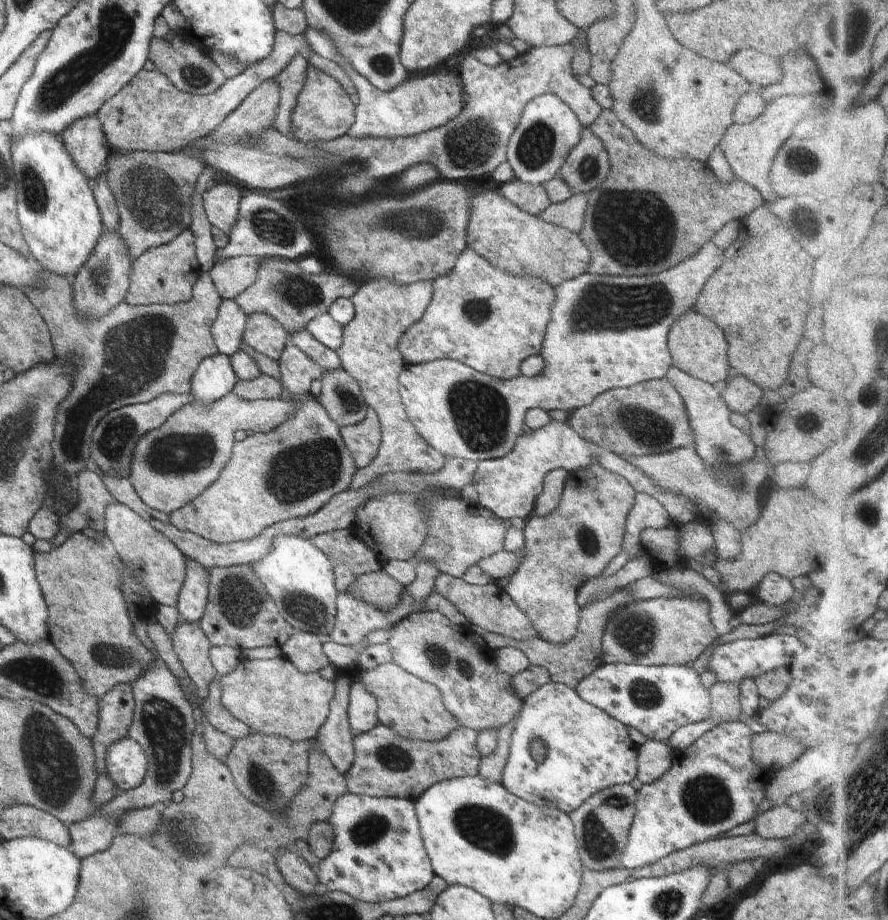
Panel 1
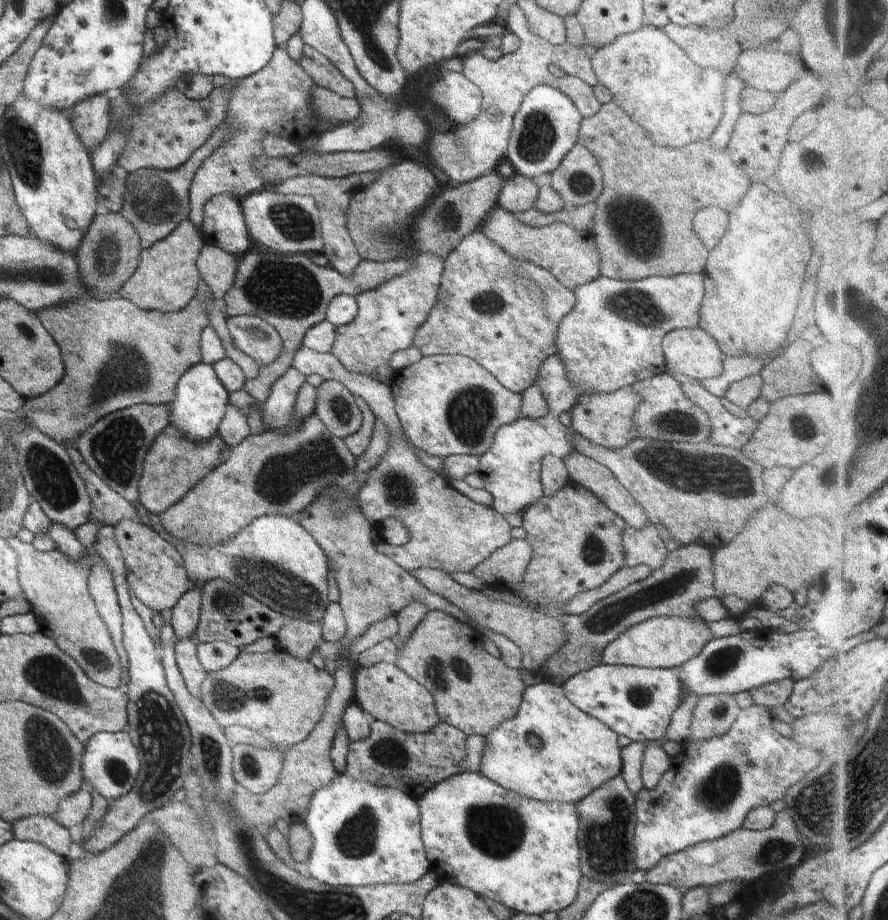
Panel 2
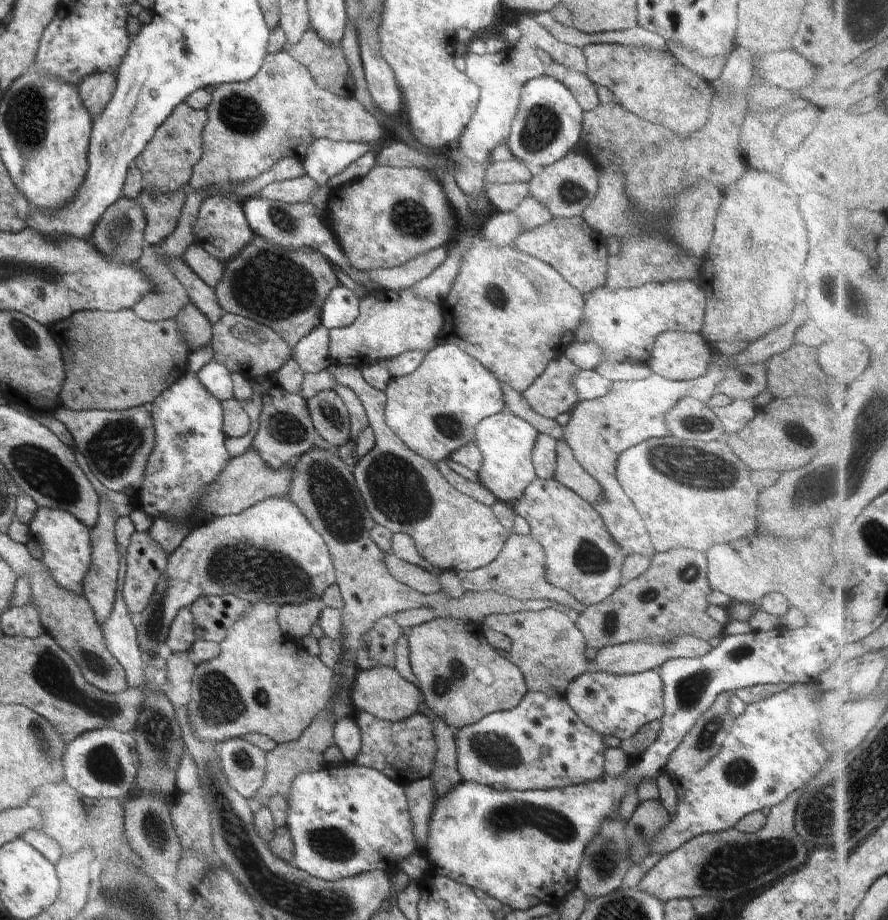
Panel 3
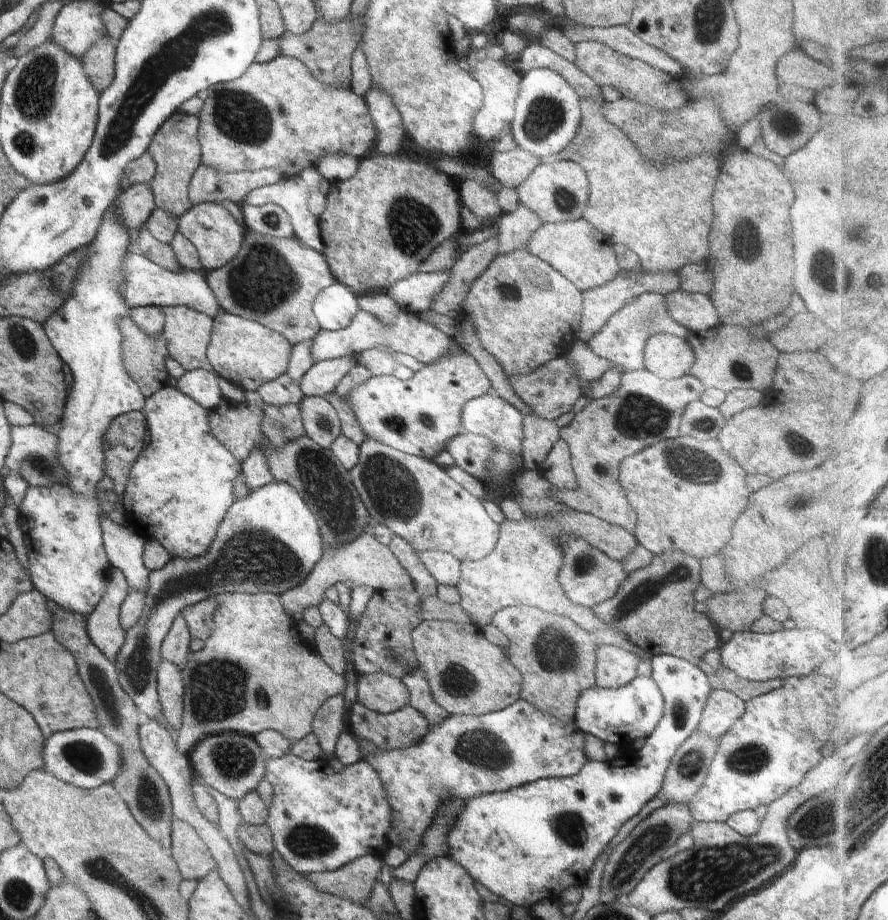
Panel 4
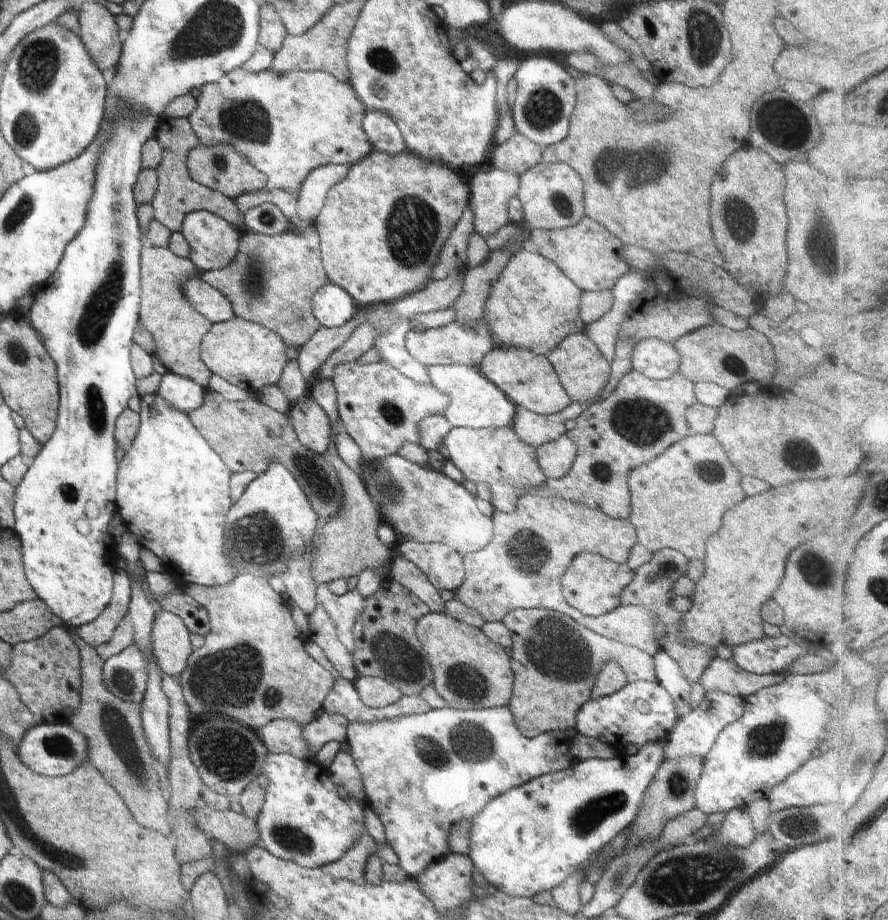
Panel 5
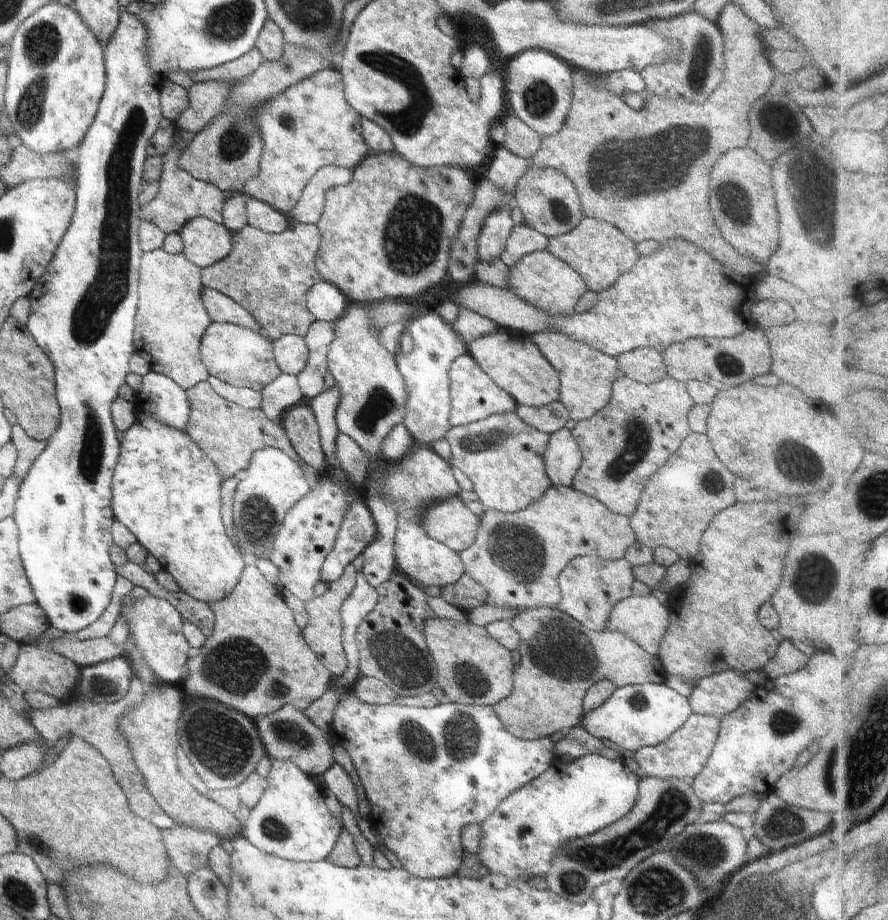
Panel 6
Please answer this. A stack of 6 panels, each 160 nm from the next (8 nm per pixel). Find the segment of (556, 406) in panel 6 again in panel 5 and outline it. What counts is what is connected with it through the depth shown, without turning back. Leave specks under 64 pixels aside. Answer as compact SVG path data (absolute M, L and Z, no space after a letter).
M609 378L597 400L583 403L572 401L564 410L553 415L539 415L524 407L516 406L517 411L515 421L513 422L514 432L516 432L524 444L535 449L543 444L552 442L567 432L564 427L566 420L576 418L584 412L585 408L599 400L608 398L616 389L618 383L619 381L616 378Z

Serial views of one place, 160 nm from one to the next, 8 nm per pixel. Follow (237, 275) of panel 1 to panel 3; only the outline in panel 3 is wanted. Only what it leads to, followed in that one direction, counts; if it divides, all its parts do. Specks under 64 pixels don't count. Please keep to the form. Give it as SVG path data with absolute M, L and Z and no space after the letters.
M197 243L190 244L181 259L208 287L214 289L222 278L224 263L218 262Z

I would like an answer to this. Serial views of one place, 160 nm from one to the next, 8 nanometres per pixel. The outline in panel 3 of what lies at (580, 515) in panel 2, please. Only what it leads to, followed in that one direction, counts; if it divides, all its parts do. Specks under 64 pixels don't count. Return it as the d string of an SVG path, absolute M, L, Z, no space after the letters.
M536 478L526 486L522 498L512 504L513 512L530 525L531 536L546 554L546 580L574 596L587 608L599 604L620 586L625 554L610 536L600 514L578 494L554 479Z

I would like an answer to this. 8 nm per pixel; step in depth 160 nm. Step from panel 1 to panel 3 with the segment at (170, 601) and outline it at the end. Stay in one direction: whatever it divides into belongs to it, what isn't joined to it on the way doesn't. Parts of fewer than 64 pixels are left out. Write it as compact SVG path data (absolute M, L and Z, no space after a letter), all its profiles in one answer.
M138 530L125 544L124 556L127 574L122 596L129 613L136 618L150 604L156 582L160 580L169 556L162 550L162 546L156 546L156 542L146 536L146 532Z

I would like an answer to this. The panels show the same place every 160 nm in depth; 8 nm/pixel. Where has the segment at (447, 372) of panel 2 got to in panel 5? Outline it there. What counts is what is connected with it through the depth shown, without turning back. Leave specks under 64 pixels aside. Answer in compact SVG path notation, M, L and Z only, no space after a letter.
M359 360L339 364L332 382L344 431L361 448L366 463L397 453L404 442L420 445L418 423L430 415L444 415L451 403L451 398L433 384L414 382L385 360L363 365Z

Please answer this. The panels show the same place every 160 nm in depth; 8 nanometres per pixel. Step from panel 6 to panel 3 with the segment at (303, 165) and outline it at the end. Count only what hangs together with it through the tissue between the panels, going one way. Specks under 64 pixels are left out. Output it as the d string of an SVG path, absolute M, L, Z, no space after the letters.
M285 51L264 56L260 70L250 80L216 87L205 112L207 122L202 130L202 157L192 170L188 186L198 192L206 190L208 197L226 197L226 190L230 192L238 182L260 176L291 154L300 160L306 158L314 140L326 138L338 142L377 145L384 136L378 120L355 97L341 98L320 88L306 66L302 66Z

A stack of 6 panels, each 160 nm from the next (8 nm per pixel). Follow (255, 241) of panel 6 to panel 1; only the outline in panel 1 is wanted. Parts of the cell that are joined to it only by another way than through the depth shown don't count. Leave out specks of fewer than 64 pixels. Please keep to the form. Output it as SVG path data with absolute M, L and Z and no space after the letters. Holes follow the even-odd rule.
M264 258L257 272L257 279L235 301L249 316L254 313L266 313L276 319L291 336L293 332L306 328L316 315L328 313L329 306L340 297L351 298L359 289L356 278L345 274L330 272L302 273L295 261ZM260 374L255 379L247 381L239 380L231 391L245 401L280 399L284 397L281 382L264 374Z

